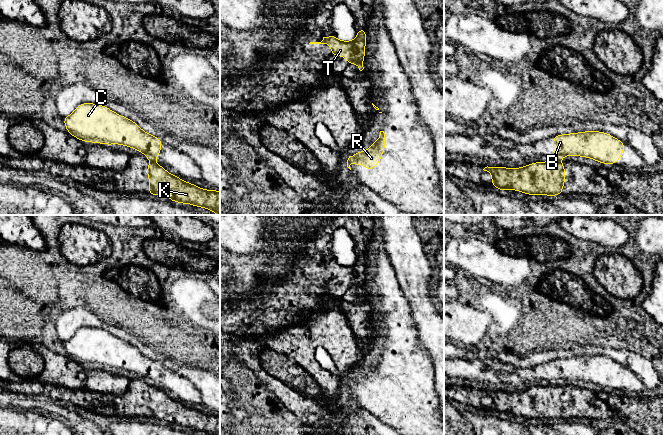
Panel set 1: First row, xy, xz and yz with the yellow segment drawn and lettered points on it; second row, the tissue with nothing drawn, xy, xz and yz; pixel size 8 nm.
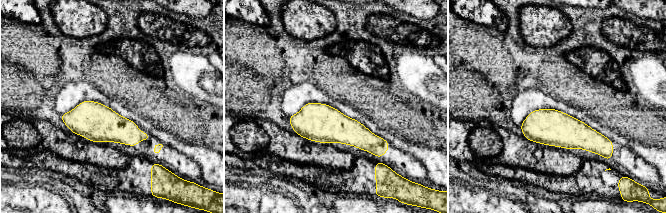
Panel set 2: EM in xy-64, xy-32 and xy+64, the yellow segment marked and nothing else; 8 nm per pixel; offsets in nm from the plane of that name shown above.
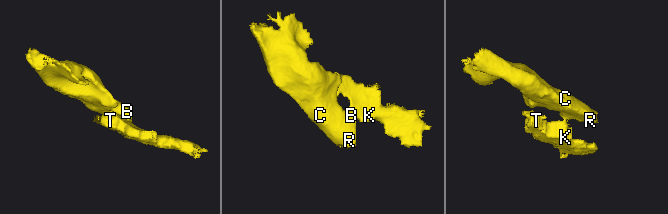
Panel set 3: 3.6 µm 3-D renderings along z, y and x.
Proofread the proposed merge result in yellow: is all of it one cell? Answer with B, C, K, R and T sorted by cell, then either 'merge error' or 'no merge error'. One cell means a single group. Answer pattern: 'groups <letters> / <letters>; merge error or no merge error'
groups B C R / K T; merge error

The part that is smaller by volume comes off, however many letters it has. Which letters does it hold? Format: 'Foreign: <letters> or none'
Foreign: K, T

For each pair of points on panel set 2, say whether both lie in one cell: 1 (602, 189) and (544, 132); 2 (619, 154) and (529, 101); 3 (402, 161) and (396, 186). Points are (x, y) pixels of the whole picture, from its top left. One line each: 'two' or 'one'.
1: two
2: two
3: two

